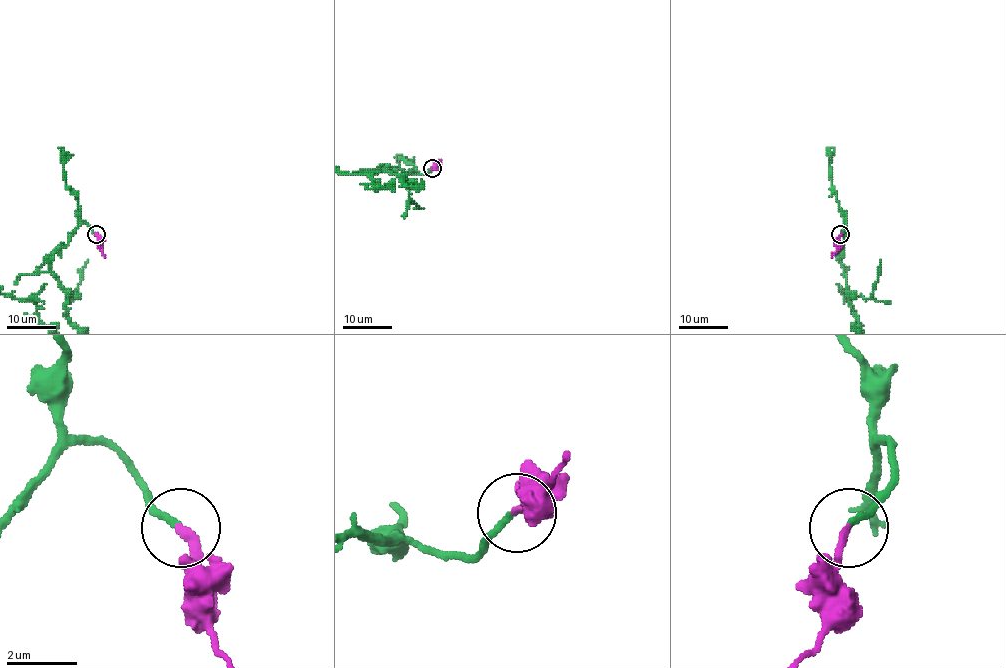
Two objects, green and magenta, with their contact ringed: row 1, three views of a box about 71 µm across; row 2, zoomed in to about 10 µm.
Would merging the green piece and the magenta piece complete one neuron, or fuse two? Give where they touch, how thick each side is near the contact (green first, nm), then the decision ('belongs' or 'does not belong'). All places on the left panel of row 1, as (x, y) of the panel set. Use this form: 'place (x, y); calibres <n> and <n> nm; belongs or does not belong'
place (96, 234); calibres 170 and 220 nm; belongs

